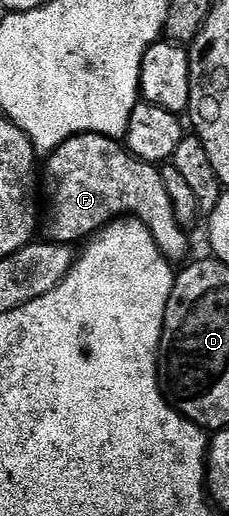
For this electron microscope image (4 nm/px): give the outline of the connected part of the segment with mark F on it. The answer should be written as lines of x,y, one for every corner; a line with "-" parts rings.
83,133
80,135
74,135
71,139
66,139
62,142
58,148
54,151
49,152
48,158
50,159
46,163
46,172
41,172
40,175
40,187
44,192
44,231
46,227
45,238
51,243
65,243
67,245
77,244
77,239
86,241
91,238
95,233
102,230
103,227
121,220
123,217
133,217
142,223
145,227
149,227
150,232
154,235
154,239
158,243
158,250
165,253
167,256
174,257
174,254
181,249
186,243
187,232
180,226
174,216
174,206
172,201
168,197
168,189
164,189
164,181
162,180
161,170
155,164
146,163
142,159
136,159
130,154
129,150
121,142
118,143
114,139
109,139
109,134
106,133

